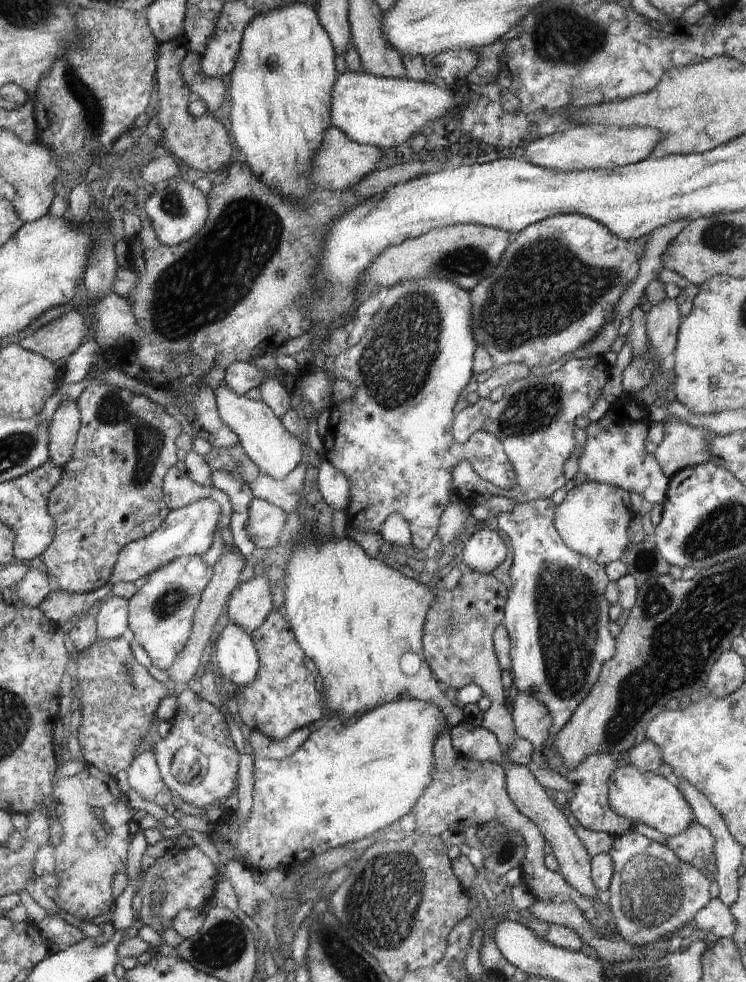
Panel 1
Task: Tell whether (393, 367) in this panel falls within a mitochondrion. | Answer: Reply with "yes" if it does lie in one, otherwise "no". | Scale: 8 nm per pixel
yes

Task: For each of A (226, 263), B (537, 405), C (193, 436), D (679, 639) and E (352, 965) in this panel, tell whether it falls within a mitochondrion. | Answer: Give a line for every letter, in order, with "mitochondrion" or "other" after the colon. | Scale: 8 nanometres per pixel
A: mitochondrion
B: mitochondrion
C: other
D: mitochondrion
E: mitochondrion

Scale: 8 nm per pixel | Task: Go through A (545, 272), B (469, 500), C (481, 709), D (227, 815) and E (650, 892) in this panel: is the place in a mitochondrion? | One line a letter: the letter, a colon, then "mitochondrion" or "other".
A: mitochondrion
B: other
C: other
D: other
E: mitochondrion

